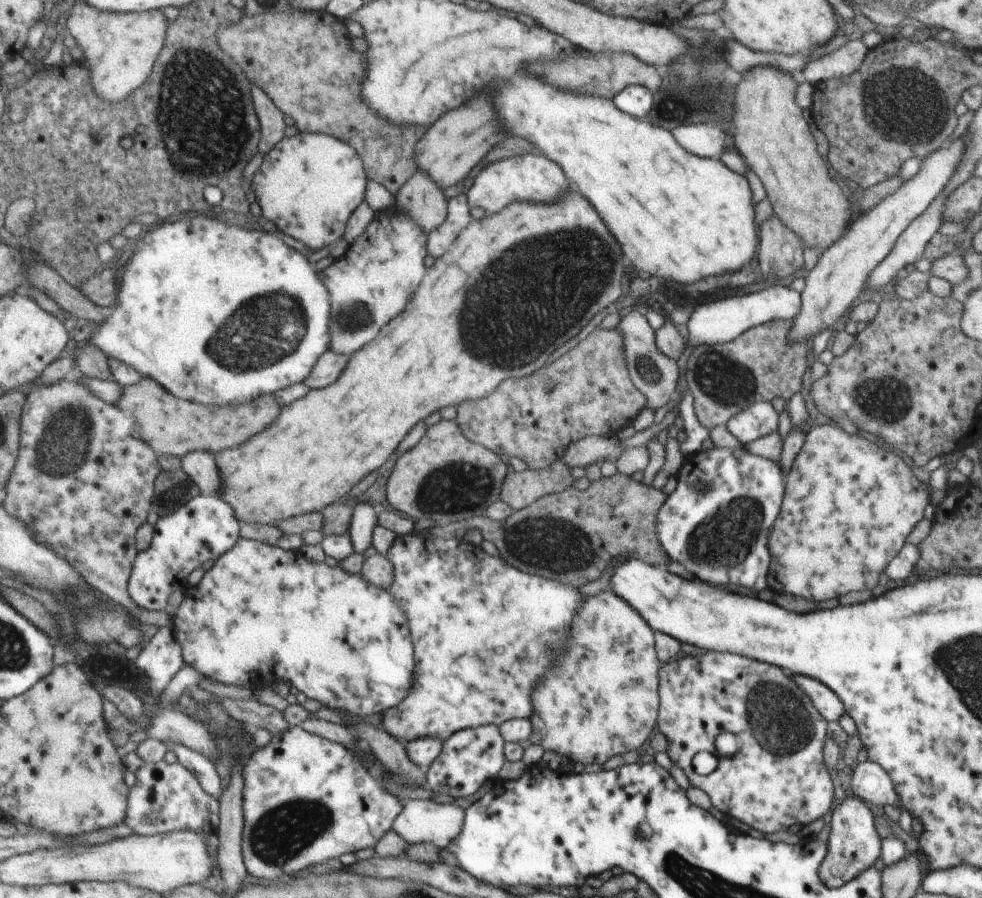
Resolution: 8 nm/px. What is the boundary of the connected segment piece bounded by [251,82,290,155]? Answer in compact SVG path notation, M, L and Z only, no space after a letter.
M251 82L251 92L254 105L260 118L262 138L259 146L259 154L271 152L279 142L285 138L285 130L289 125L287 117L271 102L269 96Z

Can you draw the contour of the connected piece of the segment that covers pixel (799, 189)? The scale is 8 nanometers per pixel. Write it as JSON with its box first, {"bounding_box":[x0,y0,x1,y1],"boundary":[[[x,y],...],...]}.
{"bounding_box":[731,66,849,251],"boundary":[[[757,66],[744,72],[734,85],[734,112],[731,120],[734,127],[731,132],[737,152],[761,181],[774,215],[799,238],[803,249],[819,248],[823,251],[841,239],[845,226],[849,226],[849,202],[841,194],[839,186],[831,182],[825,162],[815,152],[815,142],[807,122],[803,120],[802,109],[795,104],[795,78],[800,77],[785,74],[771,66]]]}

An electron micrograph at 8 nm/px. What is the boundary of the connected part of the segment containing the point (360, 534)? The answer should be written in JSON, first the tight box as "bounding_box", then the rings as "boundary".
{"bounding_box":[349,497,377,554],"boundary":[[[365,497],[359,500],[351,514],[351,528],[349,538],[351,538],[351,548],[353,553],[361,554],[369,548],[371,534],[376,525],[377,519],[373,508],[366,503]]]}

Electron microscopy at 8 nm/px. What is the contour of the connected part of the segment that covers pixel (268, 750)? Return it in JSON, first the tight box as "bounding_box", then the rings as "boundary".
{"bounding_box":[243,725,397,882],"boundary":[[[293,725],[285,734],[275,734],[270,742],[263,748],[252,749],[251,754],[246,758],[243,765],[243,778],[245,778],[245,788],[243,788],[243,808],[245,815],[245,830],[243,832],[243,854],[251,879],[256,882],[277,882],[286,875],[296,874],[301,870],[307,870],[315,864],[325,864],[333,858],[339,858],[347,852],[357,852],[365,848],[373,848],[375,843],[381,839],[387,826],[391,826],[393,816],[397,816],[395,804],[389,804],[389,794],[381,792],[381,786],[373,782],[371,776],[361,768],[359,760],[351,754],[344,744],[323,738],[317,734],[303,730],[299,725]]]}

